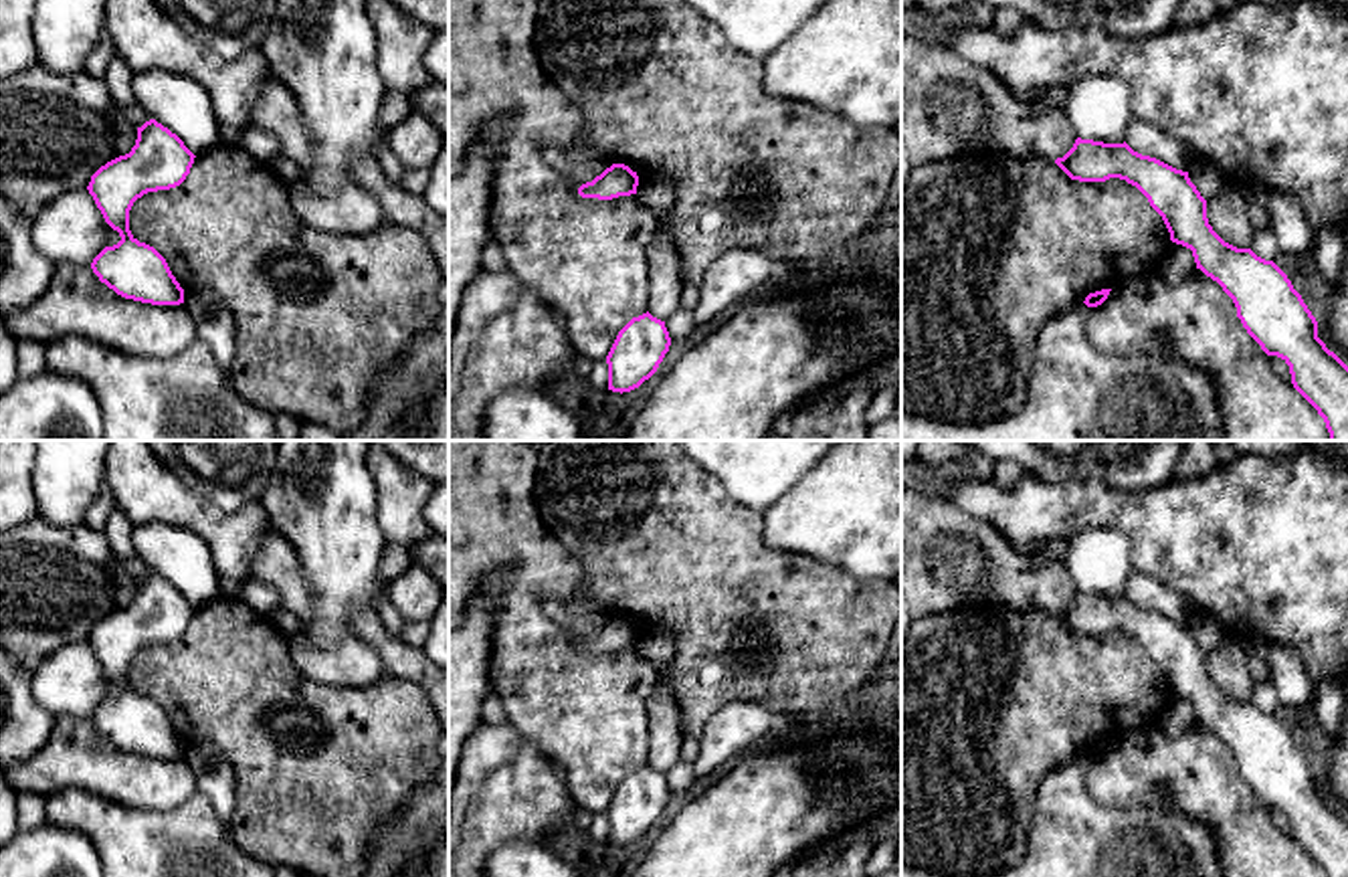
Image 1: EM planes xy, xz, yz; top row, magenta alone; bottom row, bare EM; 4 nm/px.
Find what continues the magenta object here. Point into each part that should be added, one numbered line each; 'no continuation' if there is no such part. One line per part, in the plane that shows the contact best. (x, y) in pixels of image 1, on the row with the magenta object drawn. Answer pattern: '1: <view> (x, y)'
no continuation

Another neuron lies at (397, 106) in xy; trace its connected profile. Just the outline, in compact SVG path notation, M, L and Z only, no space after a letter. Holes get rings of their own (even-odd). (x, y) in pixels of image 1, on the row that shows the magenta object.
M396 89L388 91L380 107L380 125L384 131L388 131L410 113L412 113L412 93Z

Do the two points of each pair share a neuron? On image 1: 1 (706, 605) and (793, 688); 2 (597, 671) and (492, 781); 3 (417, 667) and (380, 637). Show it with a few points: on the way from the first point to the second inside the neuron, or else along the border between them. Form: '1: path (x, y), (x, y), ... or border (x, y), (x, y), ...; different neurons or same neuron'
1: path (736, 611), (764, 621), (793, 657); same neuron
2: border (508, 720), (564, 774); different neurons
3: path (409, 663), (389, 645); same neuron

